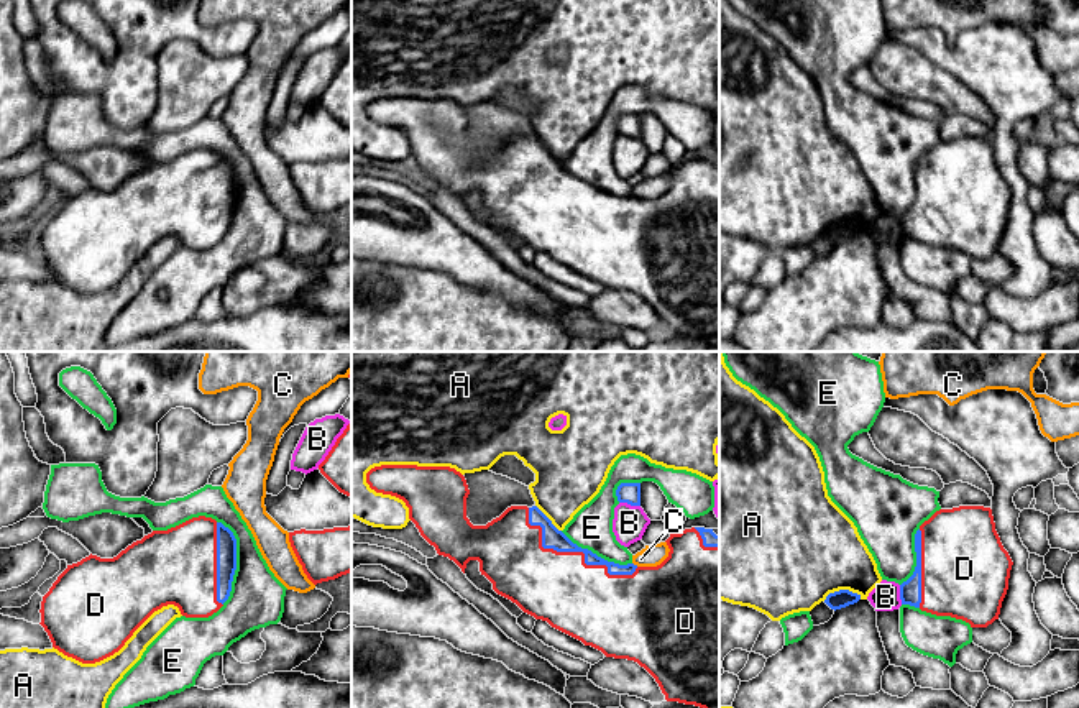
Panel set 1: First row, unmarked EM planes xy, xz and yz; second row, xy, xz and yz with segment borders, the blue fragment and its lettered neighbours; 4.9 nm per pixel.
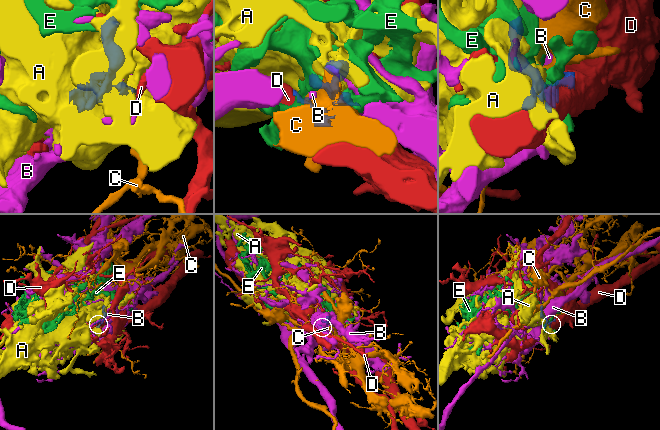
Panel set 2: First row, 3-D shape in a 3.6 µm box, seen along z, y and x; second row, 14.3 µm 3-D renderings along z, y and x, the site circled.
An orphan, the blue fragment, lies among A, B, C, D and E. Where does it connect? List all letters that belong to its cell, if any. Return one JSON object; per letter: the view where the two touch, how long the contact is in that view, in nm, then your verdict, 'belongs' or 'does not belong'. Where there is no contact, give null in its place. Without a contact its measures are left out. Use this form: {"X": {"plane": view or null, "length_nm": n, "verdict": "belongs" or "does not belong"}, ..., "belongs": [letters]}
{"A": {"plane": "yz", "length_nm": 190, "verdict": "does not belong"}, "B": {"plane": "xz", "length_nm": 110, "verdict": "does not belong"}, "C": {"plane": "xz", "length_nm": 40, "verdict": "does not belong"}, "D": {"plane": "xz", "length_nm": 600, "verdict": "does not belong"}, "E": {"plane": "xy", "length_nm": 400, "verdict": "belongs"}, "belongs": ["E"]}

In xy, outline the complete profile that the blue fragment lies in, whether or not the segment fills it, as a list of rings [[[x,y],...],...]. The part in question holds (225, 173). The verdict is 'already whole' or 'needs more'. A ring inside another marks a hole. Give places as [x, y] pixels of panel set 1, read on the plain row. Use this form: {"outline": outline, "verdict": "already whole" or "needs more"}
{"outline": [[[217,154],[217,233],[225,235],[232,223],[236,202],[236,171],[222,154]]], "verdict": "already whole"}

